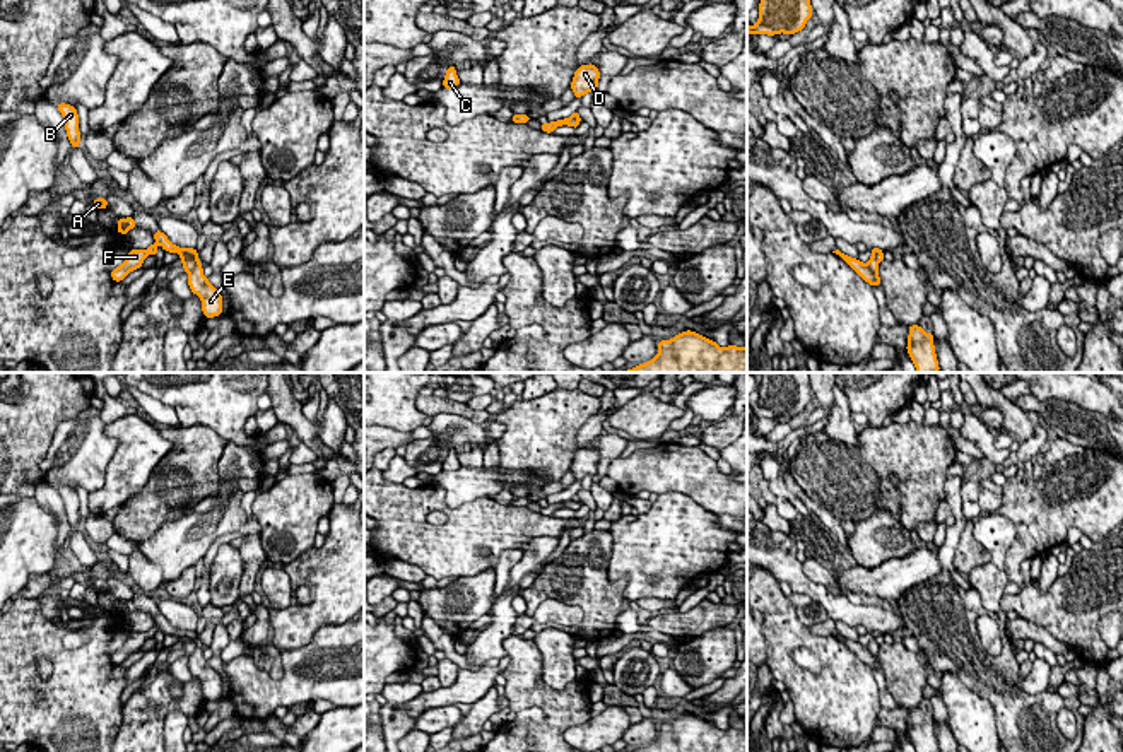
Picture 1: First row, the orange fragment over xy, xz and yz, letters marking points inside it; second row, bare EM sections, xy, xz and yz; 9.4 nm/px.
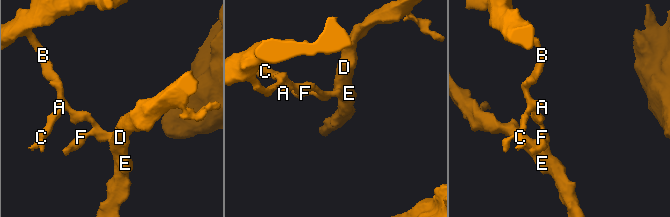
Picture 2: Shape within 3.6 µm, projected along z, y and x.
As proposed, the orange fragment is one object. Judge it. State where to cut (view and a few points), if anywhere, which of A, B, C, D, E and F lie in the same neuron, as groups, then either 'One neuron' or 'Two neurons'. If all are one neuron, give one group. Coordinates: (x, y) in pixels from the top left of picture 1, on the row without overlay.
Split along xy (199, 643), (188, 657). Groups: A B C / D E F. Two neurons

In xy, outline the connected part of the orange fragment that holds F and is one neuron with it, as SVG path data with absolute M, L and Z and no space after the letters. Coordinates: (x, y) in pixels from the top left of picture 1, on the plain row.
M157 626L150 627L147 632L130 632L125 644L115 653L111 653L111 661L115 665L121 665L130 655L138 653L149 637L157 636L159 636Z

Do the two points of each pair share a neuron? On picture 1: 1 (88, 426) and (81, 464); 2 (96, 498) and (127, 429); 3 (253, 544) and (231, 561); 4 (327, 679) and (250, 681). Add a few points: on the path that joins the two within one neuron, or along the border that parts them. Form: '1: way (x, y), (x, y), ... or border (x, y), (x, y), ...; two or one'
1: way (84, 434), (81, 455); one
2: way (115, 484), (127, 472), (127, 448); one
3: border (238, 549), (243, 559), (240, 593); two
4: way (308, 679), (291, 689), (269, 689); one

